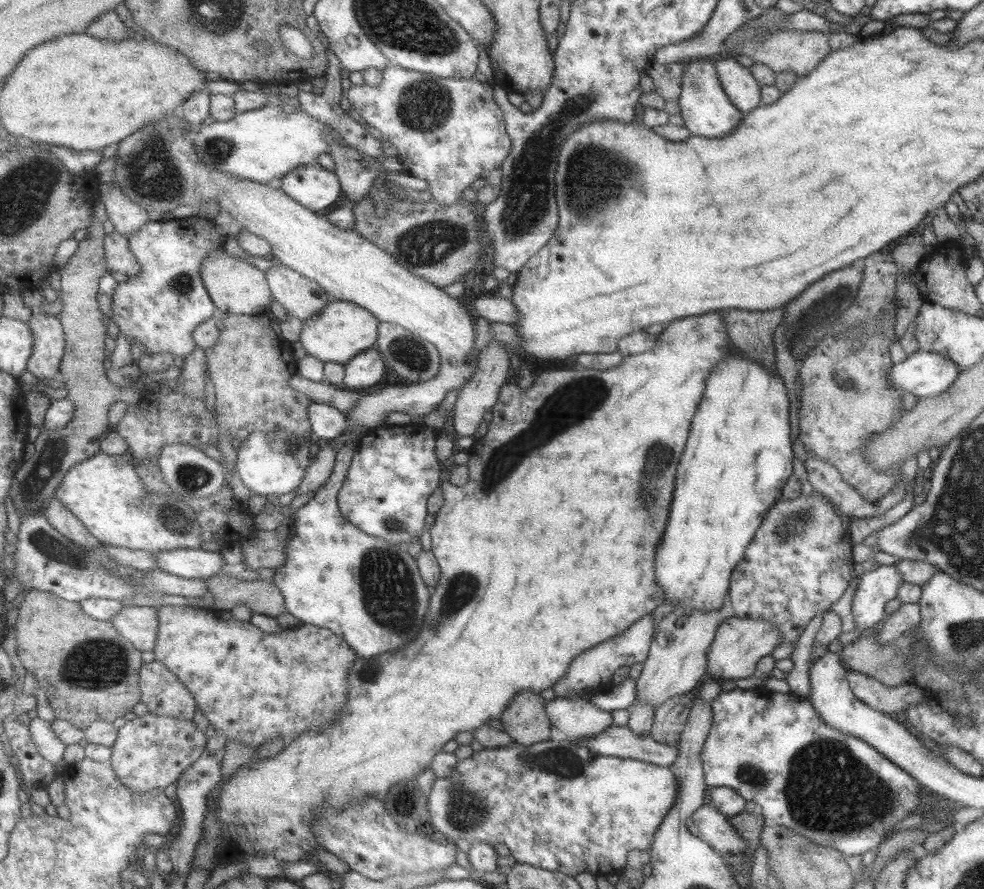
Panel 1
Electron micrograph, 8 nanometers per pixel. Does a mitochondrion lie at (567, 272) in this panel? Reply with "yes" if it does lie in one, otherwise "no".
no

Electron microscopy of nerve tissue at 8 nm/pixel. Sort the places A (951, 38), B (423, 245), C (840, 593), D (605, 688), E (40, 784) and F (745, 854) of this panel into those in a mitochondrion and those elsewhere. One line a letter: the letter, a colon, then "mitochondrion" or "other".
A: other
B: mitochondrion
C: other
D: other
E: other
F: other

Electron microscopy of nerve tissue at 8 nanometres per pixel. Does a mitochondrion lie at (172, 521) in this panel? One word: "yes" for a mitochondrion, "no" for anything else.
yes

